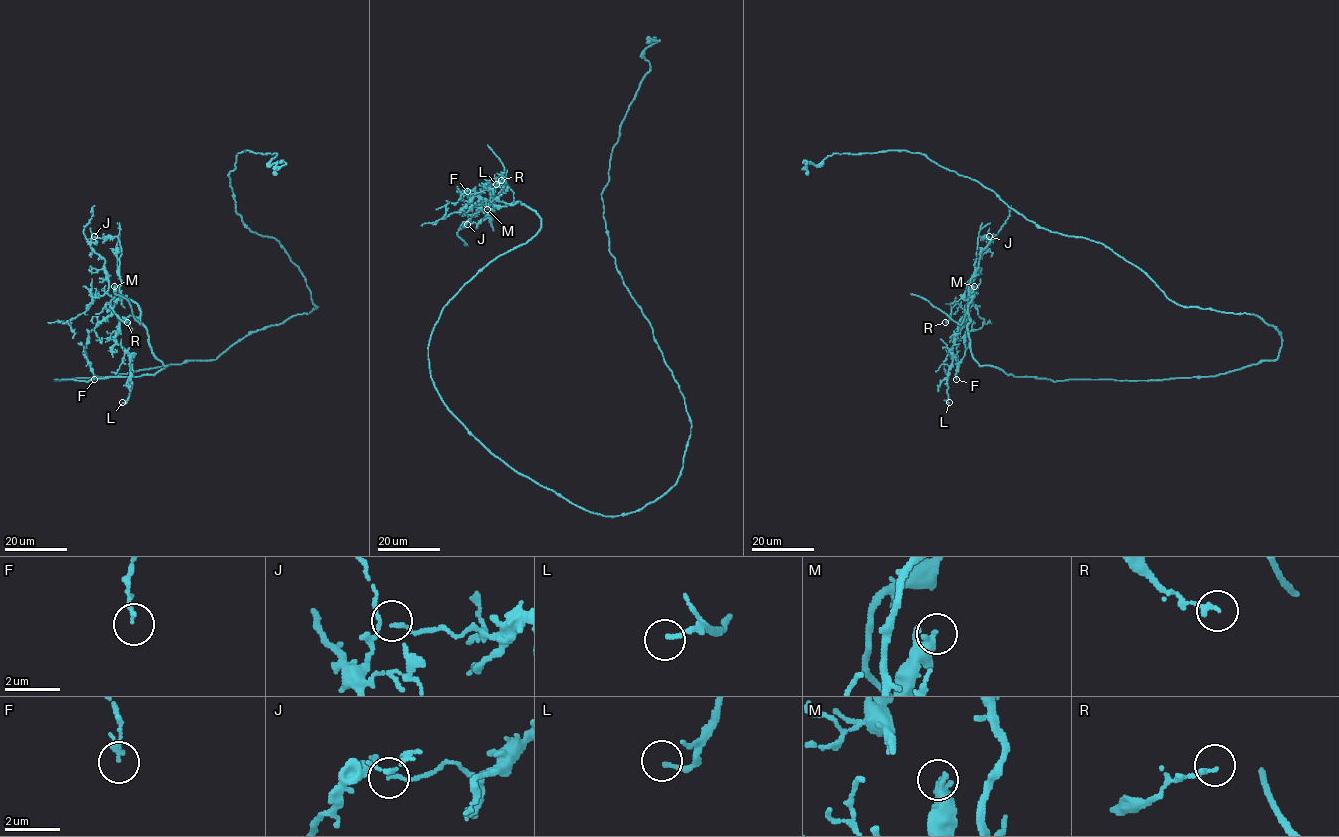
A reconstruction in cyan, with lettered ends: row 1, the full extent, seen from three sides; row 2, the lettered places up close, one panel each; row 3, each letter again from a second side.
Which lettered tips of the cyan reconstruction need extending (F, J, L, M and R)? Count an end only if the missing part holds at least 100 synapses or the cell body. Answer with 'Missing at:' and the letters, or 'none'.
Missing at: none

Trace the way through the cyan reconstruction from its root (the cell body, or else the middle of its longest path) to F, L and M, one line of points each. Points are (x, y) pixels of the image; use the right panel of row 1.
F: (1278, 355), (1209, 376), (1016, 377), (980, 365), (972, 355), (970, 297), (956, 379)
L: (1278, 355), (1209, 376), (1016, 377), (976, 361), (967, 315), (952, 347), (949, 402)
M: (1278, 355), (1209, 376), (1016, 377), (980, 365), (972, 355), (967, 325), (974, 286)

